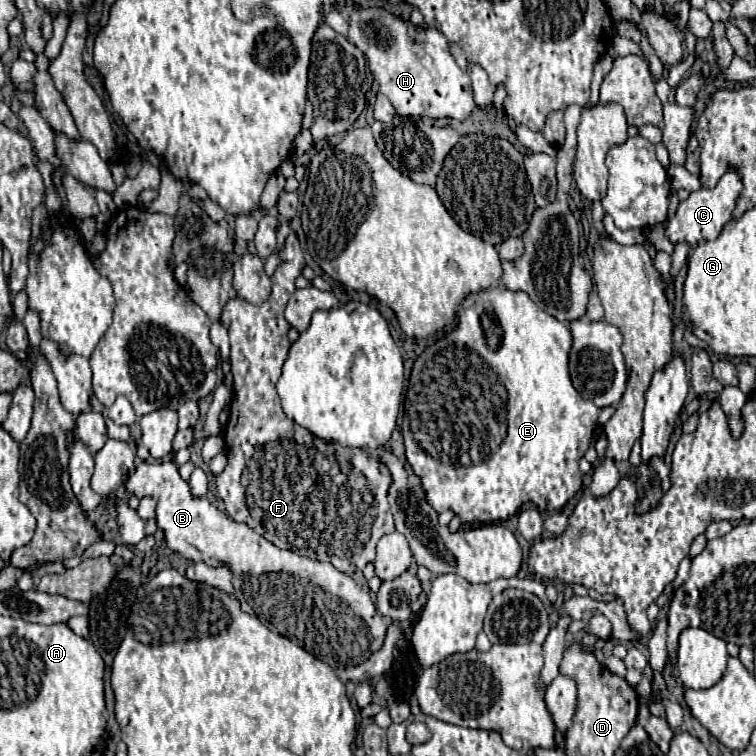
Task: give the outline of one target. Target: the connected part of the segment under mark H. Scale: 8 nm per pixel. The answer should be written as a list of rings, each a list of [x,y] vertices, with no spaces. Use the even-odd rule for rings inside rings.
[[[339,5],[339,13],[349,23],[349,43],[357,45],[367,57],[369,71],[379,83],[379,93],[387,95],[397,115],[403,117],[449,117],[467,119],[475,109],[471,79],[449,51],[447,37],[429,25],[419,29],[411,21],[389,13],[385,7]]]

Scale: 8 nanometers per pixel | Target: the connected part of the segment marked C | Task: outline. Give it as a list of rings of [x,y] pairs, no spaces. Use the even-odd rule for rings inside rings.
[[[729,169],[713,189],[699,189],[699,191],[691,193],[689,199],[679,203],[679,209],[677,209],[675,217],[667,223],[665,235],[673,243],[683,241],[687,245],[697,245],[699,241],[717,239],[721,229],[725,227],[725,223],[729,223],[733,219],[733,209],[735,209],[737,197],[741,195],[741,189],[743,189],[741,175],[737,173],[737,169]]]

